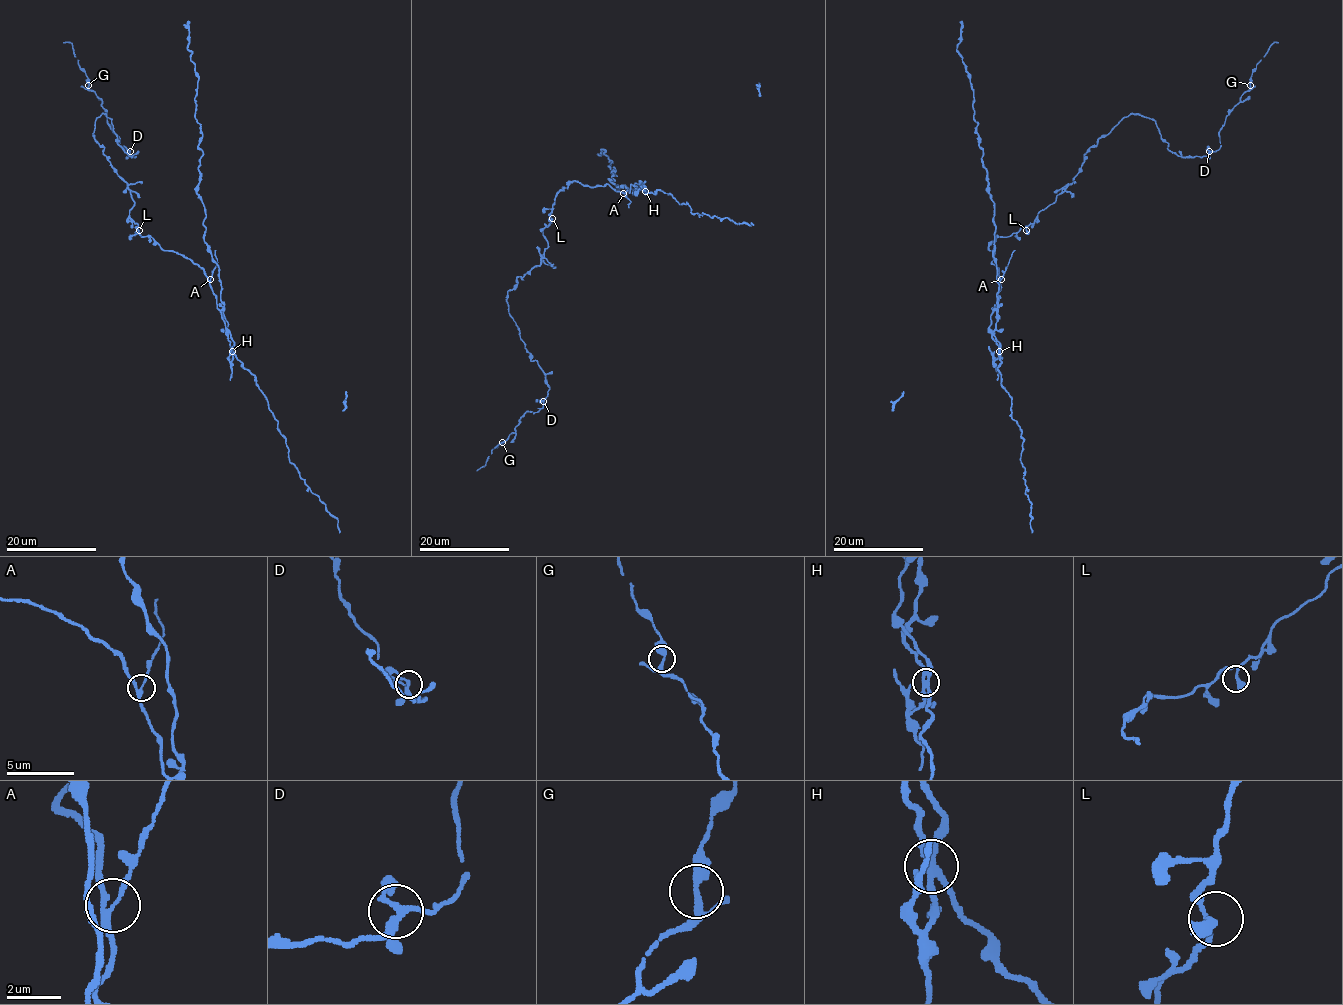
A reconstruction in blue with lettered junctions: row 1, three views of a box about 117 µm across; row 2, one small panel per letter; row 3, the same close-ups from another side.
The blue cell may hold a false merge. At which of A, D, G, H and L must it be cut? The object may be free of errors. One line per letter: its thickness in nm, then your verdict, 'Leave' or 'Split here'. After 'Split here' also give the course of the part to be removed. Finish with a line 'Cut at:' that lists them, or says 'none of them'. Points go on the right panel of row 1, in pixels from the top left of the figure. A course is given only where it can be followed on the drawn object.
A: Thickness 200 nm. Leave
D: Thickness 240 nm. Leave
G: Thickness 240 nm. Leave
H: Thickness 240 nm. Split here. Course of the part to remove: (999, 350), (992, 337), (999, 284), (994, 203), (974, 117), (970, 74), (957, 50), (961, 20)
L: Thickness 240 nm. Leave
Cut at: H

